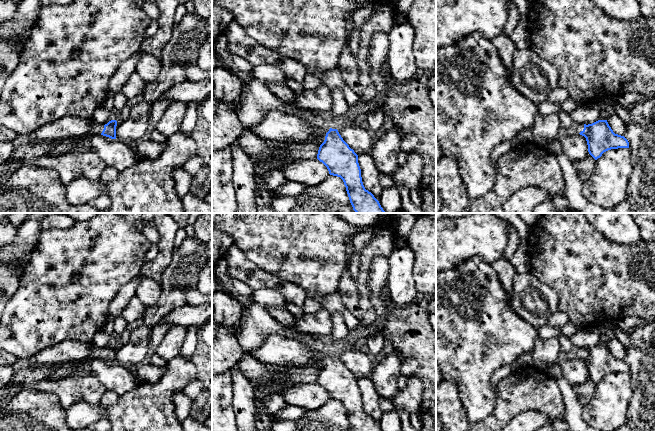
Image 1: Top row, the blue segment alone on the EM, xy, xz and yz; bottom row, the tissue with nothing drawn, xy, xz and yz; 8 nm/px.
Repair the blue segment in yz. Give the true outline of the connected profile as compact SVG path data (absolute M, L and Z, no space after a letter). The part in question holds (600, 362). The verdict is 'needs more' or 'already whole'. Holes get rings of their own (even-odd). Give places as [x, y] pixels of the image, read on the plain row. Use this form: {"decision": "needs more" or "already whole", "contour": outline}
{"decision": "needs more", "contour": "M598 344L592 348L576 348L575 356L584 360L589 378L597 384L602 378L611 373L629 372L628 364L615 358L607 344Z"}

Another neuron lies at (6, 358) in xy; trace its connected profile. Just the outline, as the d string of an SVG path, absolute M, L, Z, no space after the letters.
M0 347L0 366L3 365L15 365L15 366L19 366L21 364L21 362L14 357L12 354L4 351L1 347Z

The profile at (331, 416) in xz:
M329 399L318 409L308 410L296 420L274 420L272 431L352 431L352 429L343 404Z

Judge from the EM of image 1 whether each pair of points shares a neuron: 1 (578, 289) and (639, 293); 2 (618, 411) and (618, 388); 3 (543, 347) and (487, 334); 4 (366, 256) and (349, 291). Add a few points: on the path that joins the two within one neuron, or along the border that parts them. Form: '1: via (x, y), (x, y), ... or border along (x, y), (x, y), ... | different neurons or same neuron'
1: via (593, 289), (624, 289) | same neuron
2: via (618, 405), (618, 394) | same neuron
3: border along (537, 336), (532, 350) | different neurons
4: border along (355, 282), (358, 288), (359, 305) | different neurons

